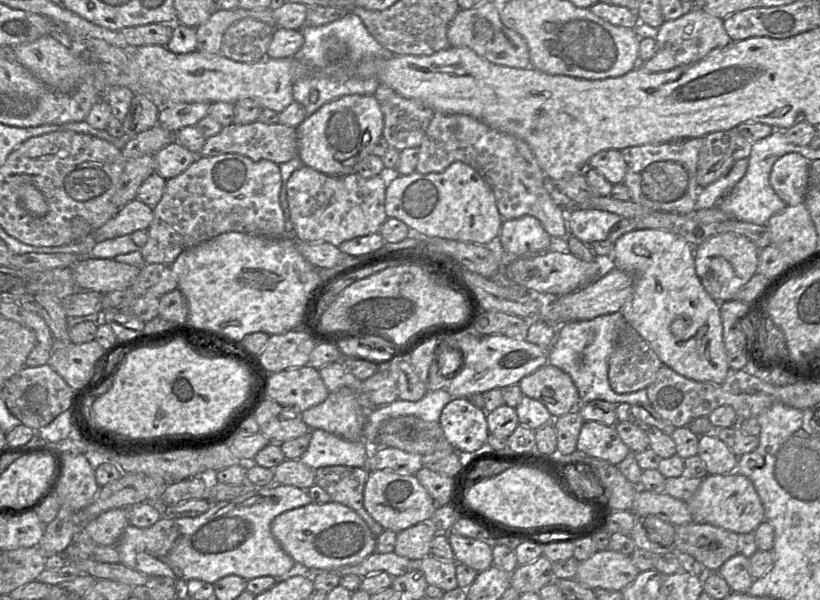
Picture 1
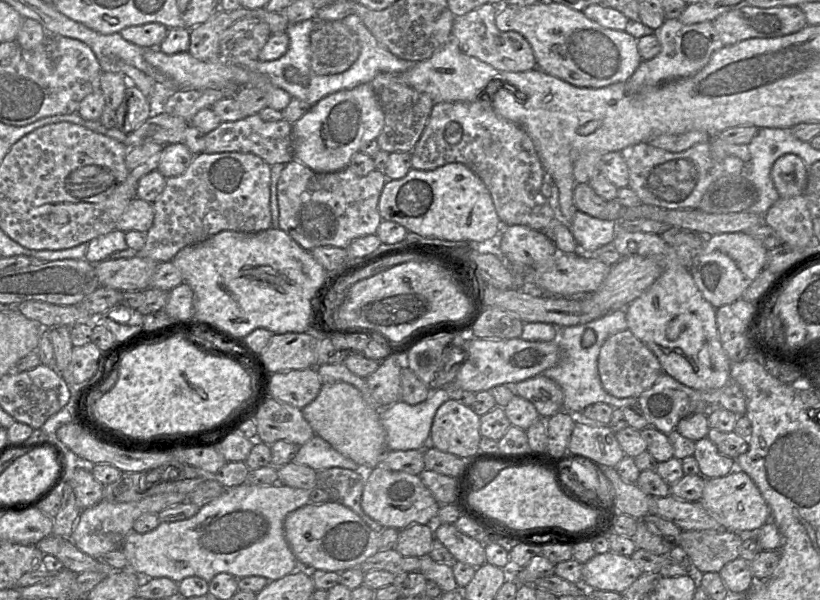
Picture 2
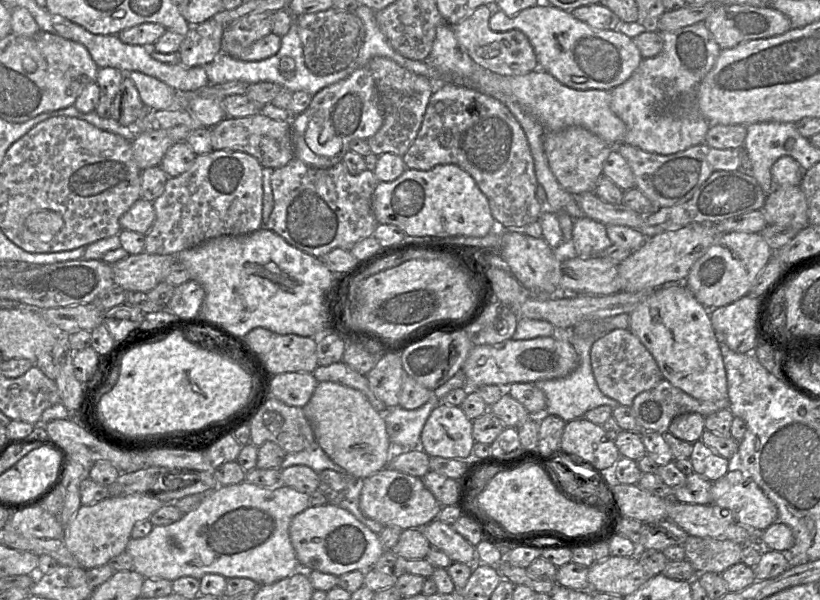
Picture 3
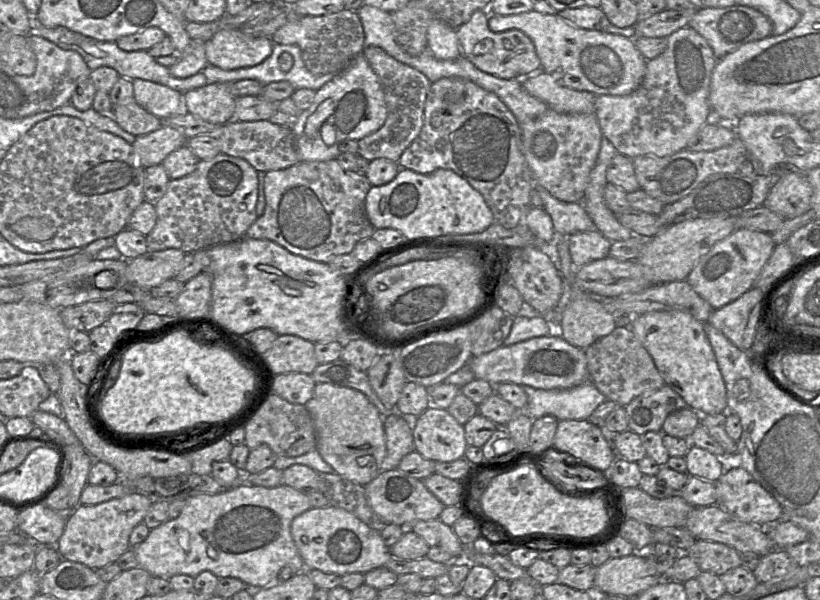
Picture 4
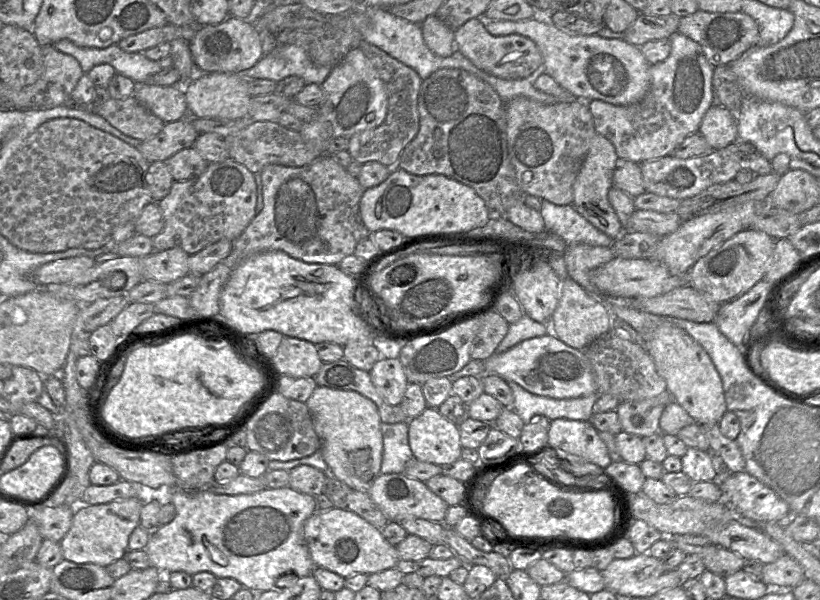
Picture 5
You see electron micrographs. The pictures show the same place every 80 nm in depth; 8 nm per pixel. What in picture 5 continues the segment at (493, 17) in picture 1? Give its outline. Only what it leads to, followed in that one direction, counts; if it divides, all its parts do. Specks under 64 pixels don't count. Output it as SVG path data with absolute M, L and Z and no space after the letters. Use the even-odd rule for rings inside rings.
M479 18L468 20L454 31L456 50L483 71L503 79L524 79L543 69L543 58L537 45L519 34L493 36Z

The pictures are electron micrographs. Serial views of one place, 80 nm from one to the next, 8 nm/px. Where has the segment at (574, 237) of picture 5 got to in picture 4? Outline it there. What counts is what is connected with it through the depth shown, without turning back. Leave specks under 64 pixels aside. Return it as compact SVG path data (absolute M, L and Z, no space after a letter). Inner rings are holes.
M536 179L535 184L534 189L540 194L542 208L550 215L556 234L572 235L578 232L597 231L581 204L560 201L538 185Z

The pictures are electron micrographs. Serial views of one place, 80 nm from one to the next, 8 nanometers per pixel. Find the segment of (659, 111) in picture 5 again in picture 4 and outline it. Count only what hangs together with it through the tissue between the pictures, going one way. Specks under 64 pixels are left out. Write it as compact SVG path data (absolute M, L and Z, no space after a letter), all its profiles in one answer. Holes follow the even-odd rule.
M687 26L676 30L667 37L665 51L657 58L647 61L644 78L635 91L624 96L596 97L594 115L603 137L613 144L617 153L628 158L645 154L664 157L686 149L700 128L713 119L709 93L717 61L708 42L694 29Z

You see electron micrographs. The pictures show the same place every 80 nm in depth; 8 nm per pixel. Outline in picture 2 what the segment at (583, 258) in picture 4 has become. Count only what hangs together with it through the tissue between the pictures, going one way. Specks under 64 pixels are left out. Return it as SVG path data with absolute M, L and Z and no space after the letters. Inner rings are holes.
M576 210L569 228L578 251L593 254L598 248L612 243L617 233L617 222L601 220Z

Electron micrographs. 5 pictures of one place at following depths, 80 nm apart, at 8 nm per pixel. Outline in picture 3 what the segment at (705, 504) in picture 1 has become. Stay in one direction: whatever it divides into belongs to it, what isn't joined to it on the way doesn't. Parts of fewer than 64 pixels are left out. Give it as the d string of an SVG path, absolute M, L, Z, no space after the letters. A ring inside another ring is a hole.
M743 469L728 471L726 475L712 483L711 503L727 510L737 523L752 532L762 533L778 521L778 511L774 503Z

